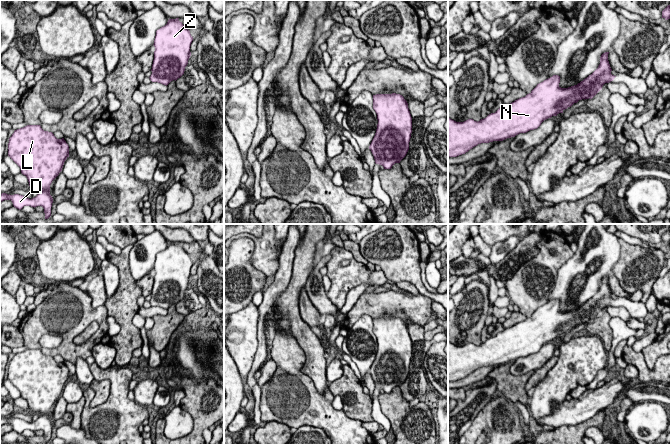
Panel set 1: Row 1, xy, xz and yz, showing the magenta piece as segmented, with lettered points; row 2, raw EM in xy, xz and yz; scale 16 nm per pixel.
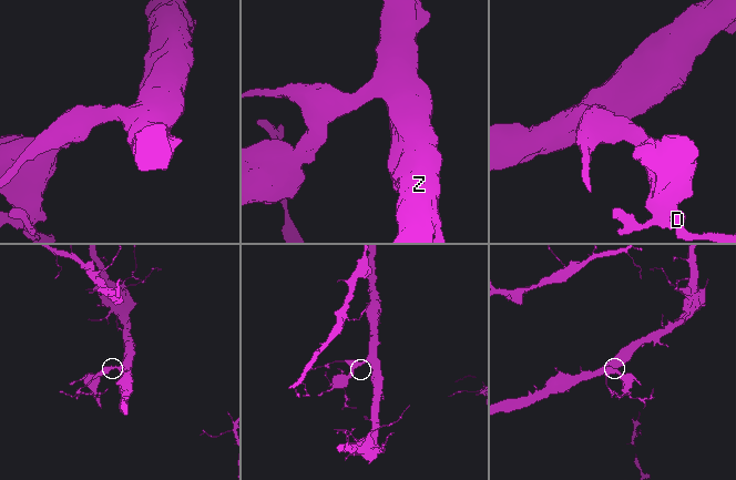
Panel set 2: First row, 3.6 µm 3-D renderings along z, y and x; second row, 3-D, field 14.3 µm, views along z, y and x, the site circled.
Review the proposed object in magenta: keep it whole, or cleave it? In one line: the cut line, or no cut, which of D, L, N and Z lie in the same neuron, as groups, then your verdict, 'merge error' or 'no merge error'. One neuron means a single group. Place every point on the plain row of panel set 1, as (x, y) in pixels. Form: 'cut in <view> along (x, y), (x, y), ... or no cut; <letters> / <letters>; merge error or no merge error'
no cut; D L N Z; no merge error

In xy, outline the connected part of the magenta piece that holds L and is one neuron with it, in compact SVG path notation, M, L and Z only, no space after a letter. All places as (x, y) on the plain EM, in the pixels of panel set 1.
M27 349L15 354L9 362L8 380L20 391L29 410L38 413L39 417L32 423L19 418L2 417L0 426L11 424L19 434L24 430L42 430L45 443L48 443L53 427L50 409L69 381L68 368L64 362L57 363L52 356L44 355L40 349Z

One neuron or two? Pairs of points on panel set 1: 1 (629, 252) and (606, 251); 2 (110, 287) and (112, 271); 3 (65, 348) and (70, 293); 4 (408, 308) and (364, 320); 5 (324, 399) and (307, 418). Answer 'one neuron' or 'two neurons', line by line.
1: two neurons
2: one neuron
3: one neuron
4: two neurons
5: one neuron

